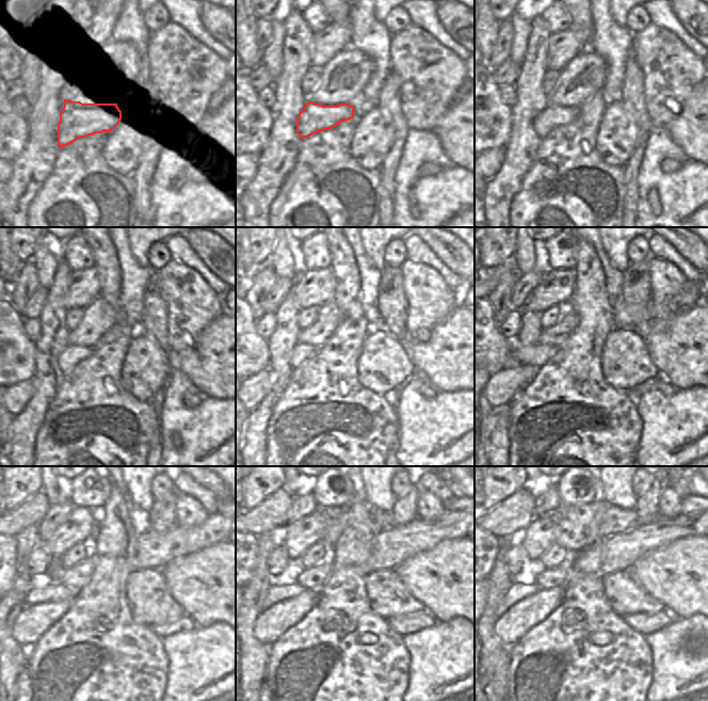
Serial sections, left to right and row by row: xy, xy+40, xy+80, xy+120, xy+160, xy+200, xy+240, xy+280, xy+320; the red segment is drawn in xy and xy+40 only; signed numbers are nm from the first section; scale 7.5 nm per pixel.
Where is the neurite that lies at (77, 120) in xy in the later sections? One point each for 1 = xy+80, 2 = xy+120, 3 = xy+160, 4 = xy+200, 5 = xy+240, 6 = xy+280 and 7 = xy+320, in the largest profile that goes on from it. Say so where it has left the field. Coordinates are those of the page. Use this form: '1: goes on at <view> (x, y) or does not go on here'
1: goes on at xy+80 (551, 116)
2: goes on at xy+120 (73, 354)
3: goes on at xy+160 (302, 353)
4: goes on at xy+200 (537, 354)
5: goes on at xy+240 (41, 592)
6: goes on at xy+280 (277, 592)
7: goes on at xy+320 (517, 591)

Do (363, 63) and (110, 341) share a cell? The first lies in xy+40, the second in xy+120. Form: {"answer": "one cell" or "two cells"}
{"answer": "two cells"}

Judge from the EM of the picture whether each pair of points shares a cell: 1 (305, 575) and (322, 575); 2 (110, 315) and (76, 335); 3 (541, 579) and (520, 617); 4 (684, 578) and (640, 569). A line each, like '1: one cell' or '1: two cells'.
1: one cell
2: one cell
3: two cells
4: one cell

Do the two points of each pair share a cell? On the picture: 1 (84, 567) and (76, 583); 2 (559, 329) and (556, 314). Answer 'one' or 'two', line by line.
1: one
2: two

